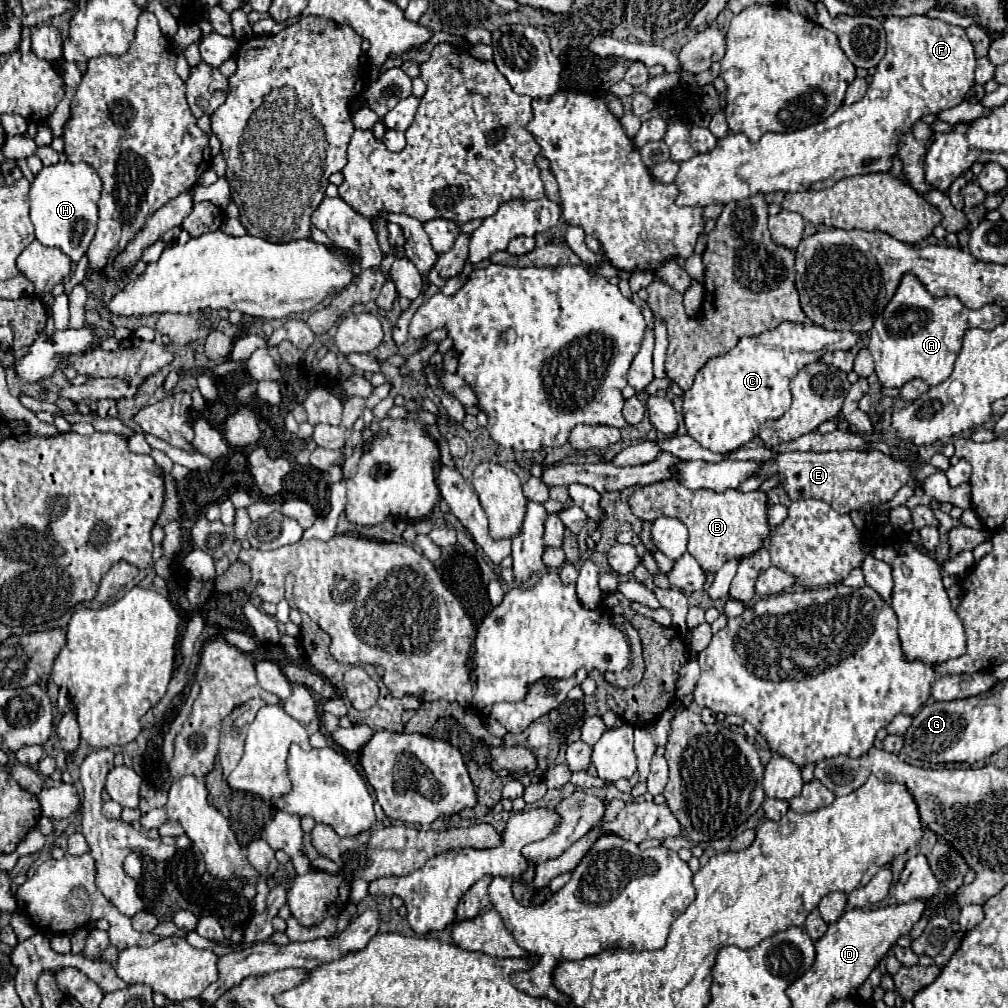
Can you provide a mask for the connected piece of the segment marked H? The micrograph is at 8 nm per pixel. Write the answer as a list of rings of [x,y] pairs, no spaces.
[[[59,162],[45,166],[35,176],[29,190],[29,216],[35,226],[35,238],[43,246],[63,250],[77,264],[85,256],[87,246],[95,236],[99,192],[101,180],[97,172],[85,162]]]

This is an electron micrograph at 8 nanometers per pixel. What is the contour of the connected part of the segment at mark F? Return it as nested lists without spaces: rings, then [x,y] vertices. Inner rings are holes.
[[[909,16],[909,18],[887,18],[887,54],[879,62],[877,72],[869,84],[863,100],[855,104],[843,104],[827,120],[795,130],[795,132],[767,132],[759,142],[749,142],[743,134],[729,134],[727,138],[717,140],[715,150],[709,154],[697,154],[687,162],[681,162],[677,174],[679,186],[679,206],[709,206],[713,202],[733,202],[743,200],[757,192],[805,192],[805,190],[825,190],[835,186],[839,180],[871,174],[871,172],[889,172],[893,158],[899,154],[901,138],[911,132],[911,128],[925,116],[949,110],[965,100],[973,86],[975,72],[975,52],[973,44],[965,34],[965,28],[951,26],[947,22],[927,18],[927,16]]]

